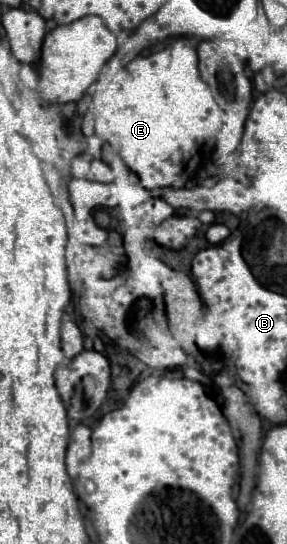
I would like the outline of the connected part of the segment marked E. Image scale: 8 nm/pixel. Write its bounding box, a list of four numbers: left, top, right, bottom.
[99,37,221,189]

